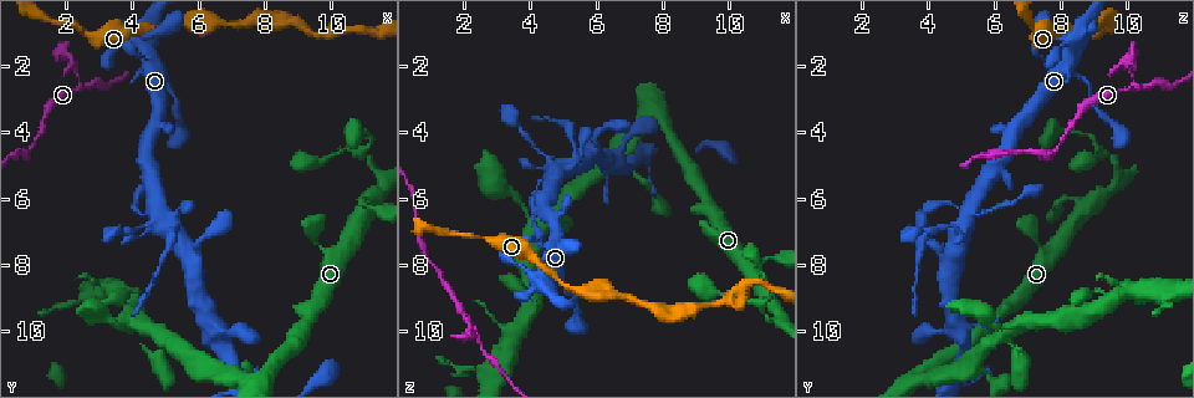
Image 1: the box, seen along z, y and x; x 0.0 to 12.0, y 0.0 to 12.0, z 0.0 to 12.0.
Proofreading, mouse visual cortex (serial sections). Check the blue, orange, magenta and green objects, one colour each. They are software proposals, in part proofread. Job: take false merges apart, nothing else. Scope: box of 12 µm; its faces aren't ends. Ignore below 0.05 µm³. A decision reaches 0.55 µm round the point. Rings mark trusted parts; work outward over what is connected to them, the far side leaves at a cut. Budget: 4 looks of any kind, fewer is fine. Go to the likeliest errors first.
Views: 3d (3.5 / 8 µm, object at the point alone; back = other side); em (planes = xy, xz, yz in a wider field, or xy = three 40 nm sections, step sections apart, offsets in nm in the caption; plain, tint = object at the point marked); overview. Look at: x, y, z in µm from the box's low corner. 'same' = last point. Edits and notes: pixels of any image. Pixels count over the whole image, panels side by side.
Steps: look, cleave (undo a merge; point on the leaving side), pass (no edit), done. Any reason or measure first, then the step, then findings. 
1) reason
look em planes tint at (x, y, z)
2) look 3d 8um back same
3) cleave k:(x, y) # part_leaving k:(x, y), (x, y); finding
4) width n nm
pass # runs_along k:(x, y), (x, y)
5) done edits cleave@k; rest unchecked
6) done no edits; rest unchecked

sharp bend
look 3d 3.5um at (2.5, 2.6, 10.2)

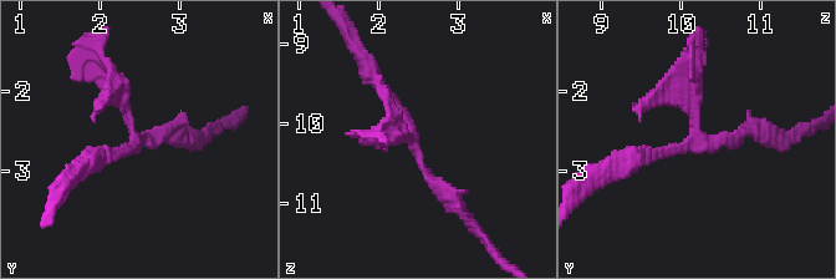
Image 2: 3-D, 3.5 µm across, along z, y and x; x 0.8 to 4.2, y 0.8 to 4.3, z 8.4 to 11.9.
arms 3; arm_widths 150, 150, 150 nm
look em xy step 2 tint at (2.50, 2.65, 10.20)

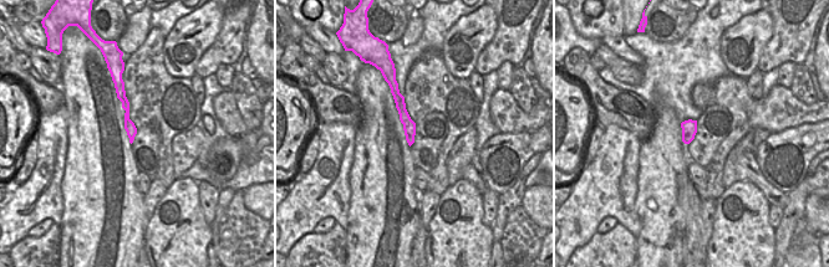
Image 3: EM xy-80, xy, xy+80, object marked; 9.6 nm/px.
width 120 nm
cleave 2:(677, 96) # border 3:(410, 118), (402, 123); two cells meet here

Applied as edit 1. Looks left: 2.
thin neck
look 3d 3.5um at (2.4, 1.0, 7.1)

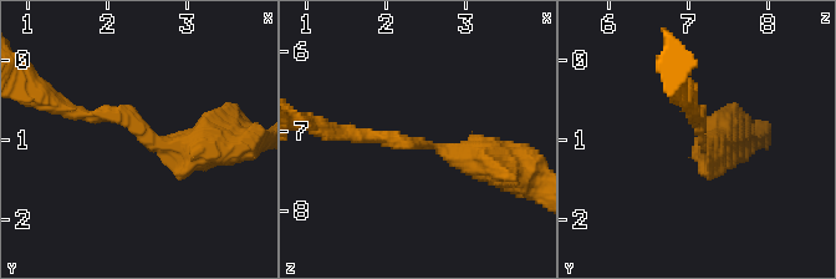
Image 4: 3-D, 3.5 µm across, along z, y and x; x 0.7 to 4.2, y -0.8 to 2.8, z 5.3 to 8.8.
shape alone is not enough
look em xy step 5 tint at (2.45, 0.90, 7.15)

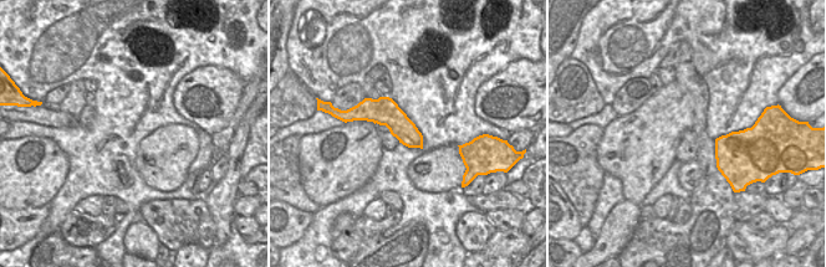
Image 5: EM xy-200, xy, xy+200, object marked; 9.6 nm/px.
pass # runs_along 4:(222, 153), (69, 111); all the same cell

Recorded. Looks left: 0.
done edits cleave@2; rest unchecked

